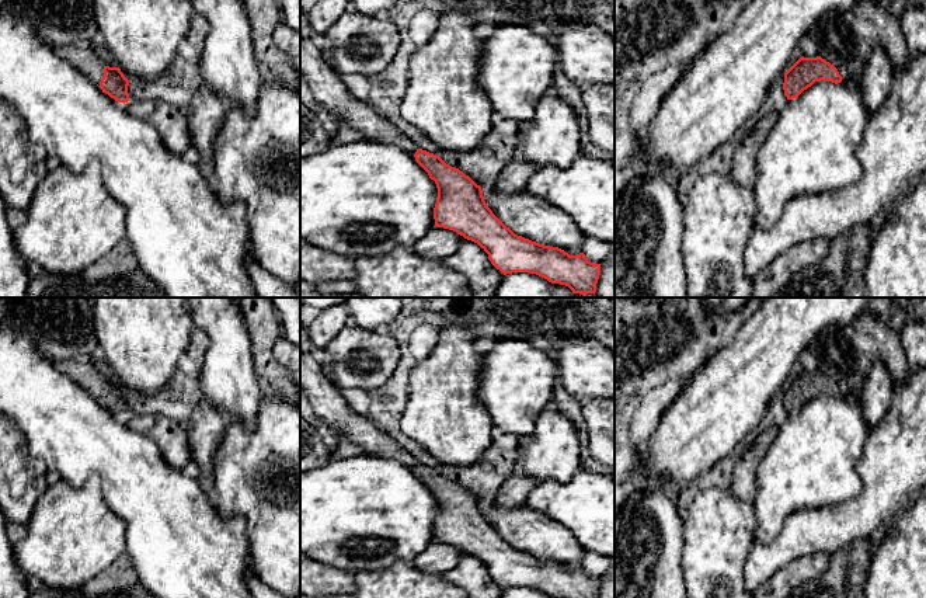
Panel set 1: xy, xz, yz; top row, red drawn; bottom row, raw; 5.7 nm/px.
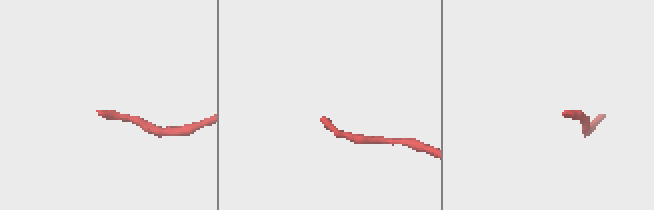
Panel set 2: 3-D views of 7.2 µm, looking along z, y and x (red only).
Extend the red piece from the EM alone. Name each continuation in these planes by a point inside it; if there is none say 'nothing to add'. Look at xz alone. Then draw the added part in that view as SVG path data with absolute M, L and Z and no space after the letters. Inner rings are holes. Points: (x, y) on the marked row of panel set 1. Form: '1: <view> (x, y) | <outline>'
1: xz (327, 87) | M302 6L300 72L314 100L341 122L358 131L365 140L393 145L415 154L418 147L366 101L355 98L341 76L326 62Z

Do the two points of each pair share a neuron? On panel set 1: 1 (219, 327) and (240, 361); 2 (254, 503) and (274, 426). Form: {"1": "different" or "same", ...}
{"1": "same", "2": "same"}

